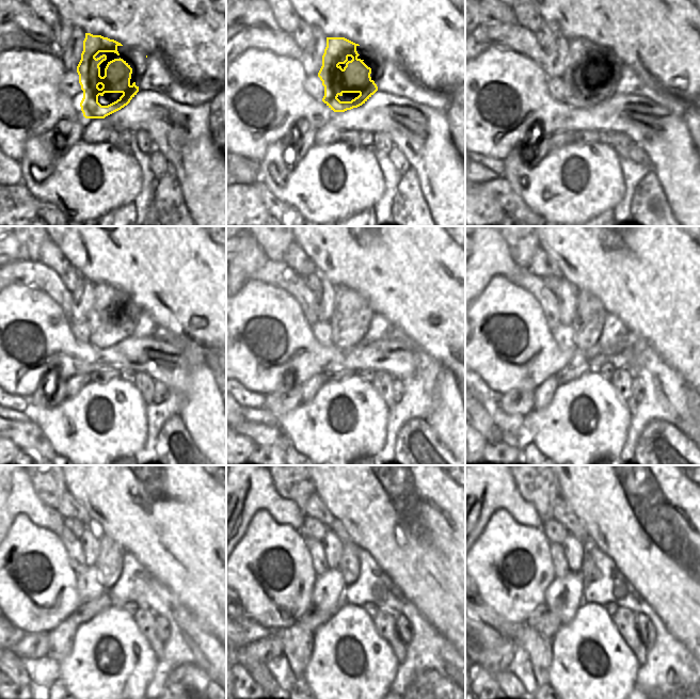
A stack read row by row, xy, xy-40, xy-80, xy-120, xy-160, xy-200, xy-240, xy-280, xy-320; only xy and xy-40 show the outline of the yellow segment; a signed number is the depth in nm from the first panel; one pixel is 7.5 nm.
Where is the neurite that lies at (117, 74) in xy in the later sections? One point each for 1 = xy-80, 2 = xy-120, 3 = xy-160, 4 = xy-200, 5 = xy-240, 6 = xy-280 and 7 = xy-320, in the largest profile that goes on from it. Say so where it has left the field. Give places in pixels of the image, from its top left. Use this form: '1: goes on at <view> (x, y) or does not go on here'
1: goes on at xy-80 (593, 78)
2: goes on at xy-120 (110, 321)
3: goes on at xy-160 (351, 315)
4: goes on at xy-200 (588, 321)
5: goes on at xy-240 (110, 560)
6: goes on at xy-280 (348, 567)
7: goes on at xy-320 (588, 569)

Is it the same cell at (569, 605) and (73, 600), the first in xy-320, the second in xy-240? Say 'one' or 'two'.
two

